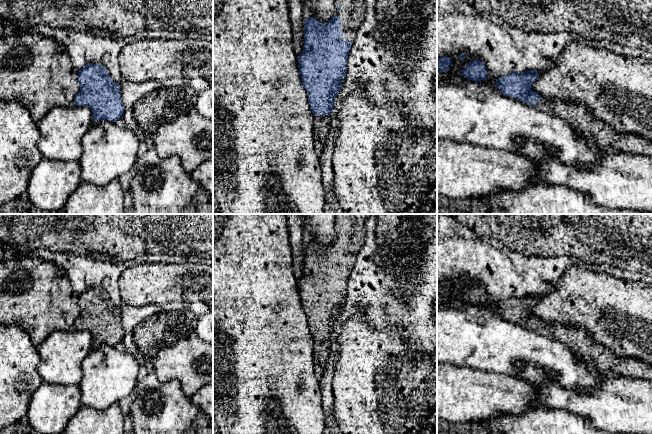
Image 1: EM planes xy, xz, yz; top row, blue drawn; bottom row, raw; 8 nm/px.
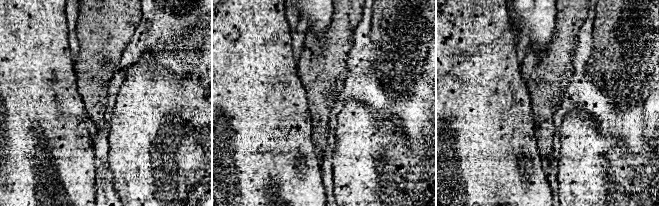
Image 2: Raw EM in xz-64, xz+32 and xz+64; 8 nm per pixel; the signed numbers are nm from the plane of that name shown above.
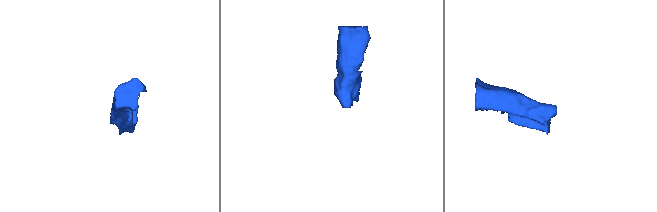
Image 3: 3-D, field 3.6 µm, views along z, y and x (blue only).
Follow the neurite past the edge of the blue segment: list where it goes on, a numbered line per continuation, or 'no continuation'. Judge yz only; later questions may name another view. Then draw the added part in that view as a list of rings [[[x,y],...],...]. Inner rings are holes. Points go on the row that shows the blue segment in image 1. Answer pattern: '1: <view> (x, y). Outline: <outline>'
1: yz (579, 117). Outline: [[[539,98],[536,108],[563,119],[577,134],[599,148],[612,148],[652,157],[652,141],[637,134],[616,132],[595,118],[585,105],[560,99]]]

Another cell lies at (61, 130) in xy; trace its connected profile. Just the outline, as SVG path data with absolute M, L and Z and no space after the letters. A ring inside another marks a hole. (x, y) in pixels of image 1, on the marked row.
M87 106L52 108L40 121L37 147L43 157L56 161L79 161L82 138L91 127L92 111Z

